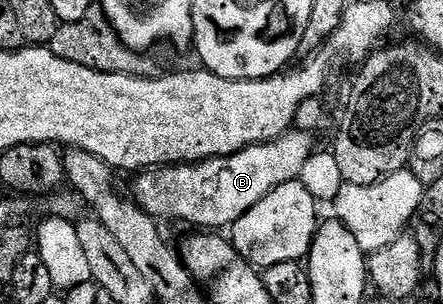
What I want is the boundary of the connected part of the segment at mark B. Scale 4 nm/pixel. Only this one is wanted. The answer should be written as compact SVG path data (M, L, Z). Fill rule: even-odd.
M292 130L275 140L264 144L254 144L248 148L242 148L232 156L218 156L212 160L201 160L198 164L169 164L165 168L149 168L140 171L134 177L135 193L133 199L139 207L146 210L150 216L167 220L184 220L187 224L195 224L199 230L227 230L236 224L265 194L277 190L290 180L298 180L305 162L309 162L312 152L316 151L316 137L309 132Z

